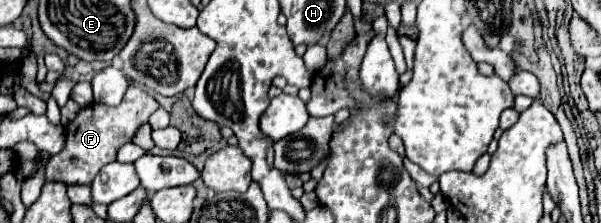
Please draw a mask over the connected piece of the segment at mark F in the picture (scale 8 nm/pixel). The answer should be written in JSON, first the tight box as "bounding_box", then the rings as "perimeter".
{"bounding_box":[46,83,160,185],"perimeter":[[[130,83],[120,105],[108,107],[102,103],[92,103],[80,109],[76,119],[66,127],[66,147],[58,155],[52,155],[46,165],[46,181],[64,181],[68,185],[92,185],[92,179],[98,175],[98,171],[110,161],[116,161],[116,151],[124,143],[130,143],[134,139],[138,127],[148,123],[150,115],[158,107],[160,105],[152,95]]]}

